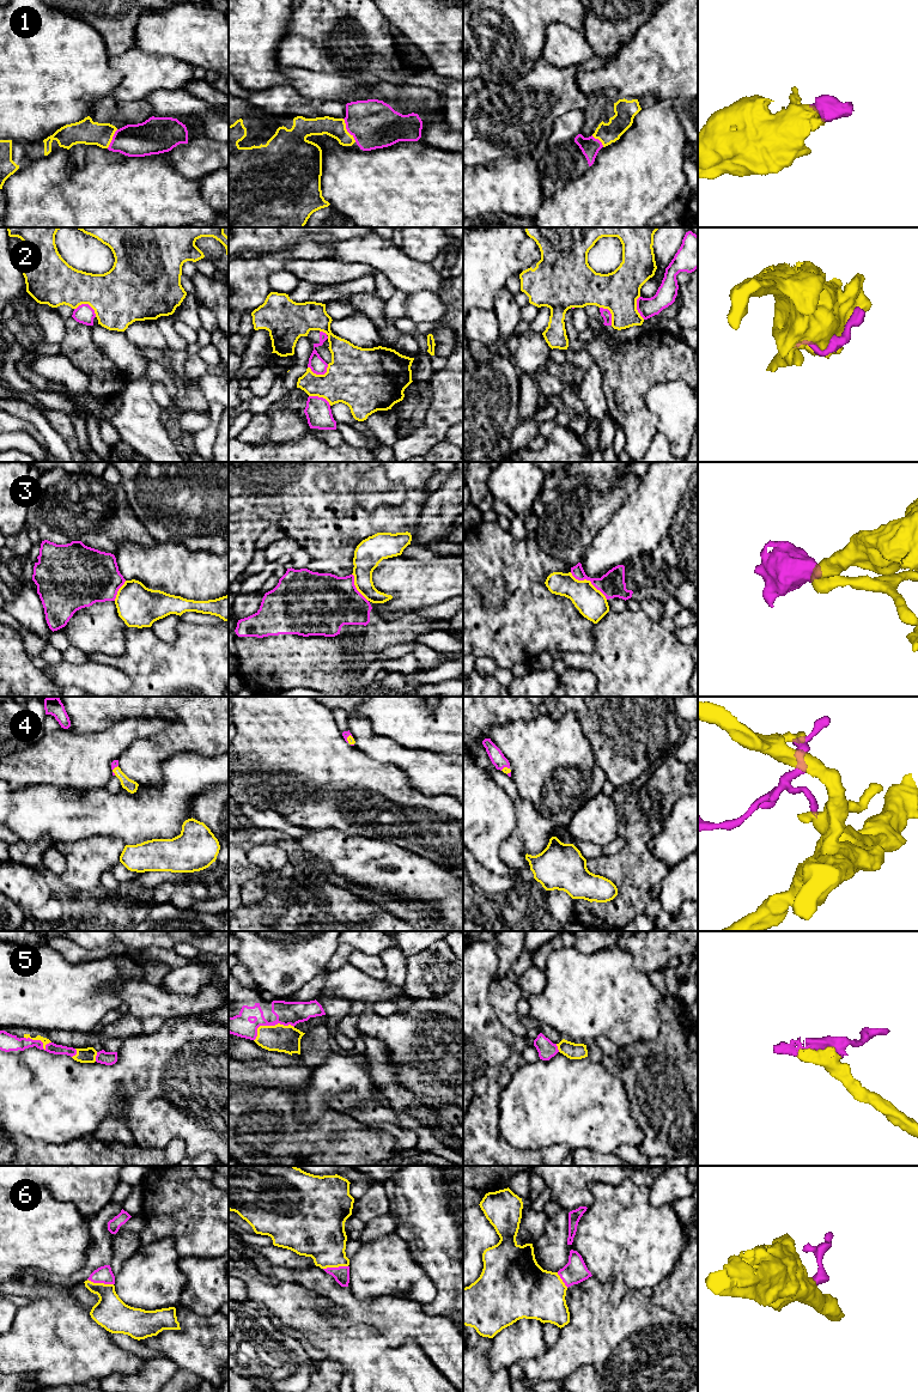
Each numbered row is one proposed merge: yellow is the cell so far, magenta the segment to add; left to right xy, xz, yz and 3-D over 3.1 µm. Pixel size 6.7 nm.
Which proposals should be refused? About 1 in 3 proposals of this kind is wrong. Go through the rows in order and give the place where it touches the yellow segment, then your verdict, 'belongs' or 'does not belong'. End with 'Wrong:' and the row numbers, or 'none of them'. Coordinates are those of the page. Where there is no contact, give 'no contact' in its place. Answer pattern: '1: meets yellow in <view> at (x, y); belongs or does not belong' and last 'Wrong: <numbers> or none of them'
1: meets yellow in xz at (346, 131); belongs
2: meets yellow in xz at (320, 375); does not belong
3: meets yellow in yz at (589, 581); does not belong
4: meets yellow in xz at (347, 739); belongs
5: meets yellow in xz at (269, 1026); belongs
6: meets yellow in xy at (101, 1283); belongs
Wrong: 2, 3

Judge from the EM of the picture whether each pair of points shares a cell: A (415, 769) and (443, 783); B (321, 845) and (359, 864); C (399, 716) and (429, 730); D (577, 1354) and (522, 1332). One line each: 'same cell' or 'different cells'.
A: same cell
B: same cell
C: same cell
D: different cells

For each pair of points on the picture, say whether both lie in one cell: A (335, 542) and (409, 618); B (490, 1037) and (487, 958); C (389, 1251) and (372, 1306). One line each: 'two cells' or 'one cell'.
A: two cells
B: one cell
C: two cells

